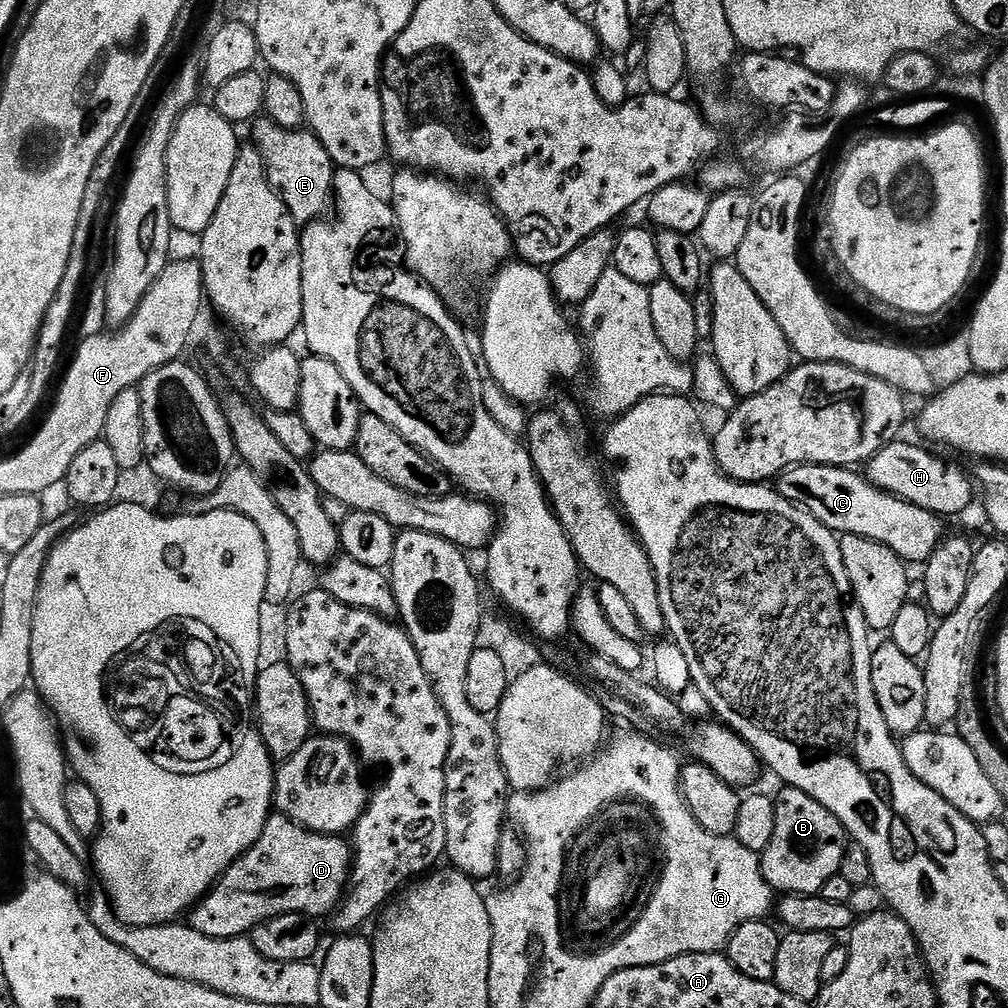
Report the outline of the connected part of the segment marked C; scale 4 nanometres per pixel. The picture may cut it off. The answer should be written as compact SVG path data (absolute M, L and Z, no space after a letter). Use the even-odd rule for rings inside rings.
M798 464L781 472L774 481L774 487L782 498L793 501L805 508L818 522L822 522L832 532L846 536L861 536L867 540L878 542L894 554L898 554L900 559L909 565L923 565L930 558L930 554L939 546L940 541L945 539L945 521L941 517L934 515L930 510L922 510L922 506L914 506L905 500L897 500L894 494L883 492L881 488L876 488L868 480L867 475L858 473L851 467L835 468L825 464Z

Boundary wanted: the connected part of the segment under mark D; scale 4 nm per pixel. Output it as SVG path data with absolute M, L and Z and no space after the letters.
M273 814L268 817L258 842L242 853L222 873L212 889L204 895L204 899L191 909L190 926L210 938L229 940L239 936L247 937L262 922L282 914L301 912L303 916L313 918L331 917L346 895L353 863L354 848L349 841L347 844L339 835L324 836L321 832L310 832L300 824L295 824L289 816Z

